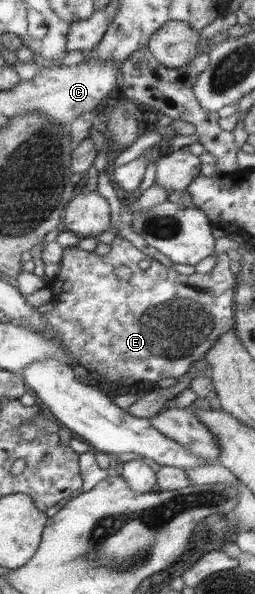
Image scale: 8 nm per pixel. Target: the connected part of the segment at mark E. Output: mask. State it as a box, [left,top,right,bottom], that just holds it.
[41,234,238,388]

